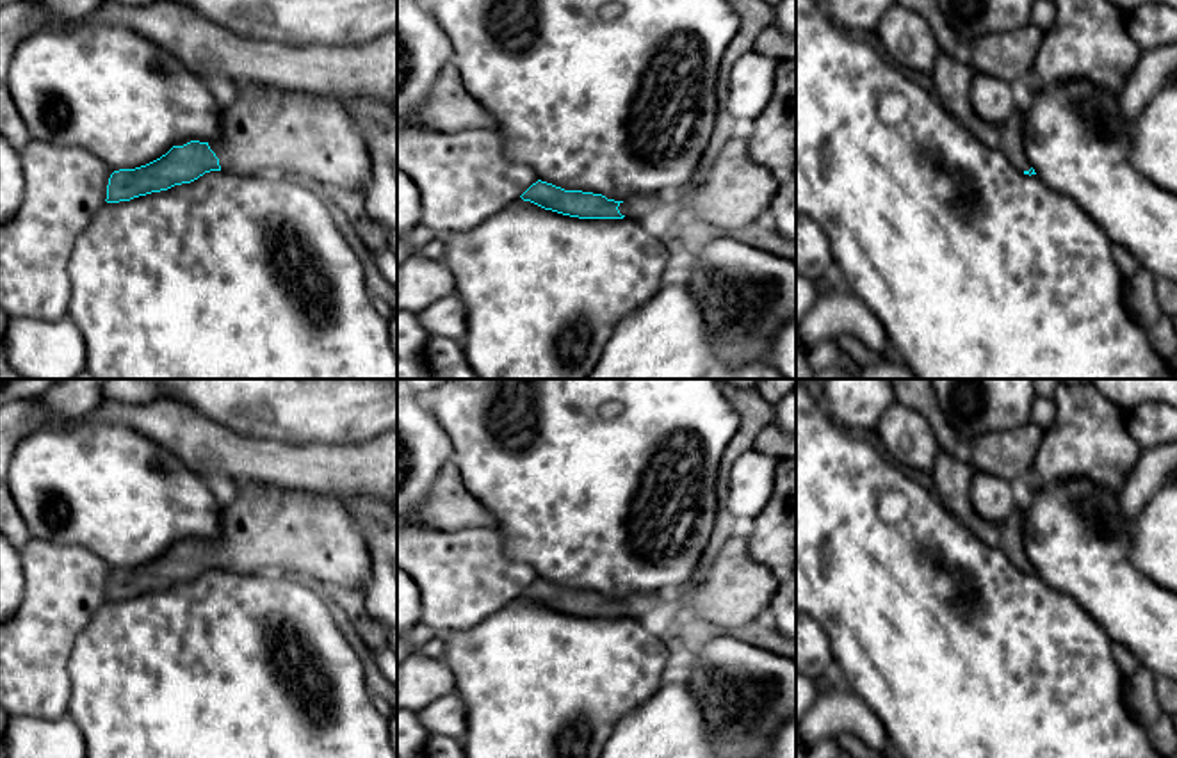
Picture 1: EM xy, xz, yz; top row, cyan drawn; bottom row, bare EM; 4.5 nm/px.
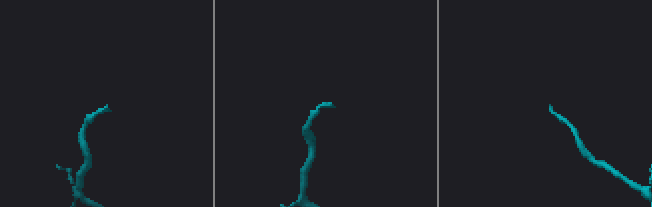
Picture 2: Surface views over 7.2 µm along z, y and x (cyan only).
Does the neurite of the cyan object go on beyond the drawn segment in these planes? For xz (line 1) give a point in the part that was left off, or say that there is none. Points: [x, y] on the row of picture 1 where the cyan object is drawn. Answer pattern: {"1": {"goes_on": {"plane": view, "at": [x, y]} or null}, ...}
{"1": {"goes_on": {"plane": "xz", "at": [736, 191]}}}

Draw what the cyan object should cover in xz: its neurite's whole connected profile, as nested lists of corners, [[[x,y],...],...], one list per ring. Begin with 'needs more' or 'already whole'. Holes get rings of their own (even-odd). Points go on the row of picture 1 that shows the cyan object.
needs more | [[[730,139],[710,169],[691,187],[666,196],[625,201],[602,194],[564,190],[538,180],[520,198],[545,210],[579,219],[686,221],[709,233],[726,233],[764,221],[780,180],[750,158],[746,139]]]

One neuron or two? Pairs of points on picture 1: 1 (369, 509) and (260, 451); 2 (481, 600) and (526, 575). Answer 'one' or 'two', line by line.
1: two
2: one

